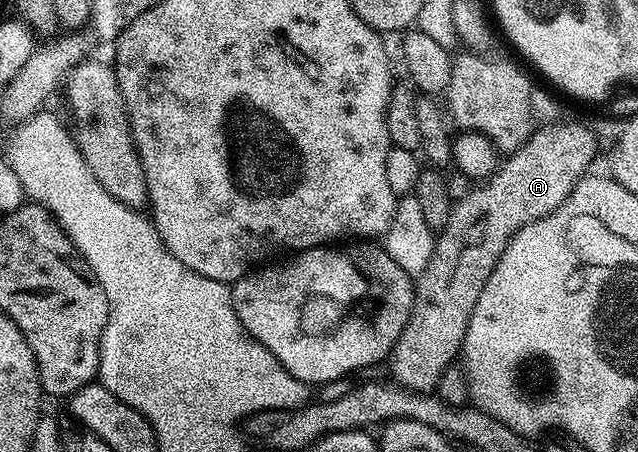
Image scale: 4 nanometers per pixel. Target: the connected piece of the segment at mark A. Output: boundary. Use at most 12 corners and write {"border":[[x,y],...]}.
{"border":[[538,125],[454,201],[393,346],[398,386],[436,391],[499,256],[558,210],[599,151]]}

